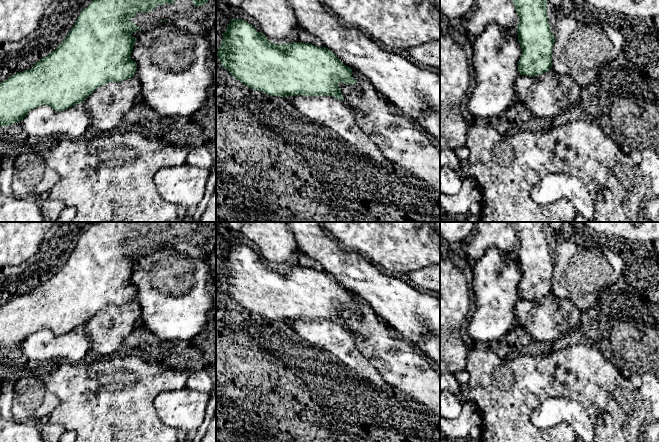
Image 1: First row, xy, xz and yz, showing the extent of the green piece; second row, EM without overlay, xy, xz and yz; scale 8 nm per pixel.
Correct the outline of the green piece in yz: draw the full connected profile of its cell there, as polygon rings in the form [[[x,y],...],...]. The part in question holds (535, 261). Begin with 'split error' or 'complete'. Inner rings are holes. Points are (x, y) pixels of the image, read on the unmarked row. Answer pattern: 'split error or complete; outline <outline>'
complete; outline [[[512,222],[519,249],[516,251],[522,278],[520,299],[538,300],[551,293],[555,266],[547,238],[546,222]]]

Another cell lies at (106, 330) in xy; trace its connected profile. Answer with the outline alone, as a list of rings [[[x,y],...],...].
[[[136,300],[121,306],[111,305],[95,314],[83,326],[90,342],[88,358],[116,354],[123,341],[139,325],[140,315]]]

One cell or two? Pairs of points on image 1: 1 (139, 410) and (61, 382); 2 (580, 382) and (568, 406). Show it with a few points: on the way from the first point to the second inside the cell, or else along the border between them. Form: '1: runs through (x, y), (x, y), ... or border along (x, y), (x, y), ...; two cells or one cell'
1: runs through (120, 410), (109, 403), (88, 403), (80, 397); one cell
2: border along (547, 399), (572, 398), (589, 414); two cells

